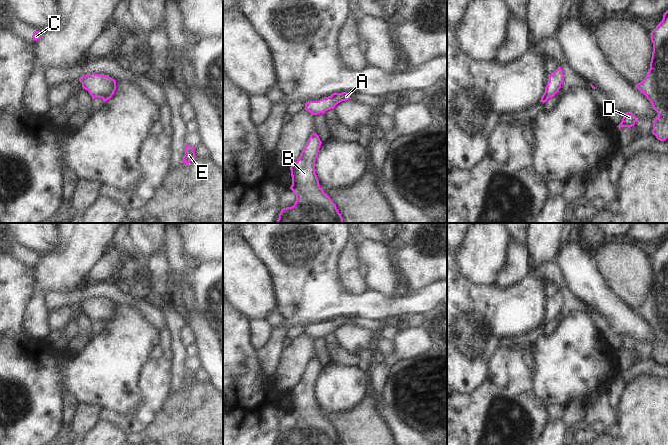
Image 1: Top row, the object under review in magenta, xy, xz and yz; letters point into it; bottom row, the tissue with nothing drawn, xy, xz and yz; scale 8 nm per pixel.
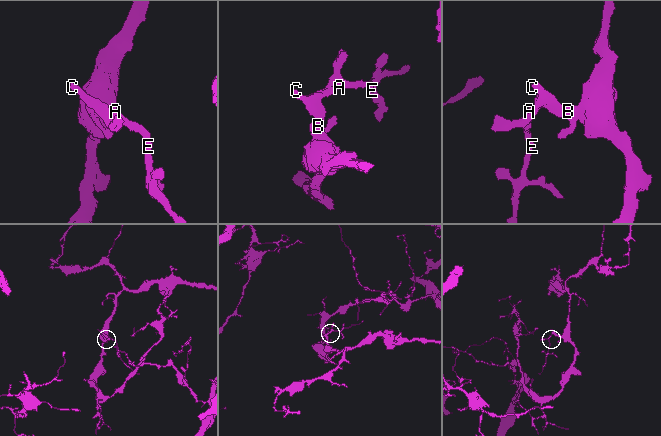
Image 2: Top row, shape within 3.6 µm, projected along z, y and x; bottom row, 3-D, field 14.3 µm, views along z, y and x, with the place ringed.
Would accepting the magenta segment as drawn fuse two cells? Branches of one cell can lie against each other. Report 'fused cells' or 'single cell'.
single cell

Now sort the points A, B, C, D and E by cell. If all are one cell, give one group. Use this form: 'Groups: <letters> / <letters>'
Groups: A B C D E

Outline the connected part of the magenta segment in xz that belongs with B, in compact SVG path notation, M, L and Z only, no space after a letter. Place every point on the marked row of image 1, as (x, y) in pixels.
M315 132L312 133L299 158L290 167L292 176L290 189L296 195L296 201L292 207L281 209L277 223L343 223L336 205L320 187L315 173L315 161L321 144L319 136Z

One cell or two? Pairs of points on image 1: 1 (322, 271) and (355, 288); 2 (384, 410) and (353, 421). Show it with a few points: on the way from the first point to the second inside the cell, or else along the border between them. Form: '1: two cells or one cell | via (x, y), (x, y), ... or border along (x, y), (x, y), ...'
1: two cells | border along (337, 257), (341, 284), (358, 295)
2: two cells | border along (373, 406), (384, 419), (391, 432)

